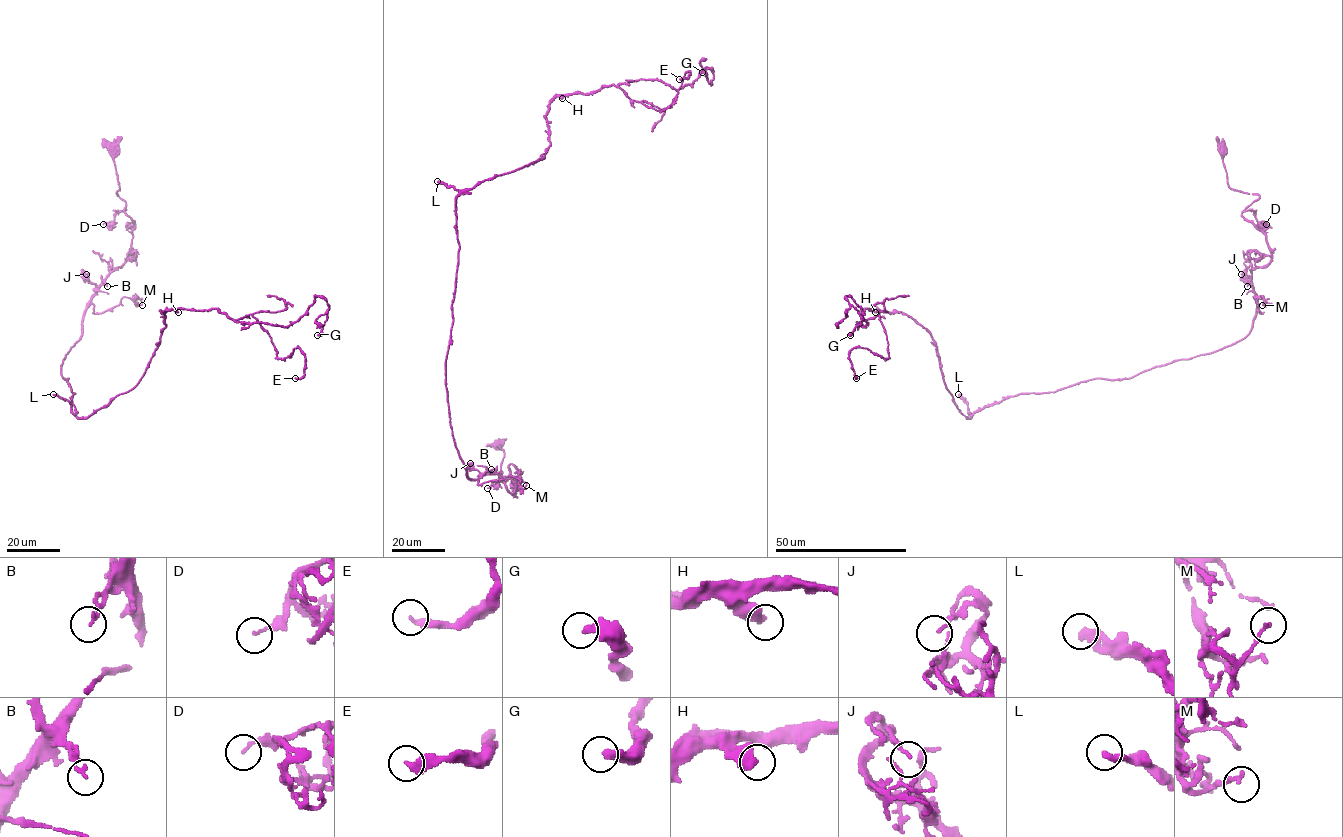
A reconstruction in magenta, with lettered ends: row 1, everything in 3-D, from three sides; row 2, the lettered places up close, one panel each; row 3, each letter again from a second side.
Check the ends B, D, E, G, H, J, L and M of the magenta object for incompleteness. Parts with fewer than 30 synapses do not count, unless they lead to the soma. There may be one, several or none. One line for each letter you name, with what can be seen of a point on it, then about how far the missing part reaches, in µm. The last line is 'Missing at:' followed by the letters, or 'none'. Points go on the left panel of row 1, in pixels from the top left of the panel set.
Missing at: none

